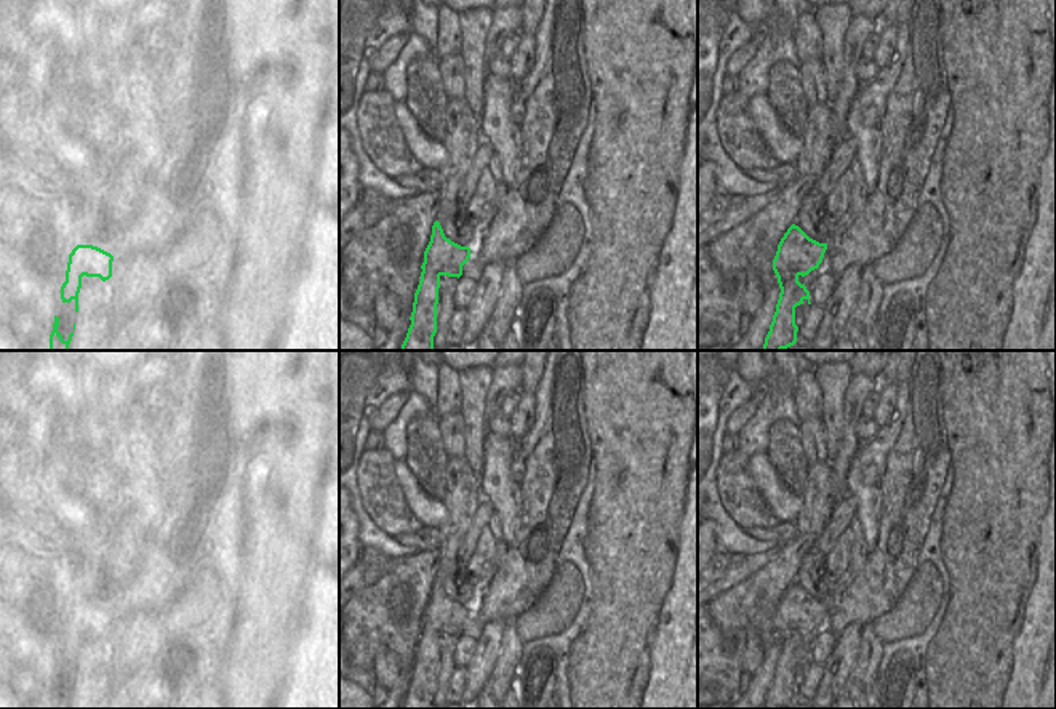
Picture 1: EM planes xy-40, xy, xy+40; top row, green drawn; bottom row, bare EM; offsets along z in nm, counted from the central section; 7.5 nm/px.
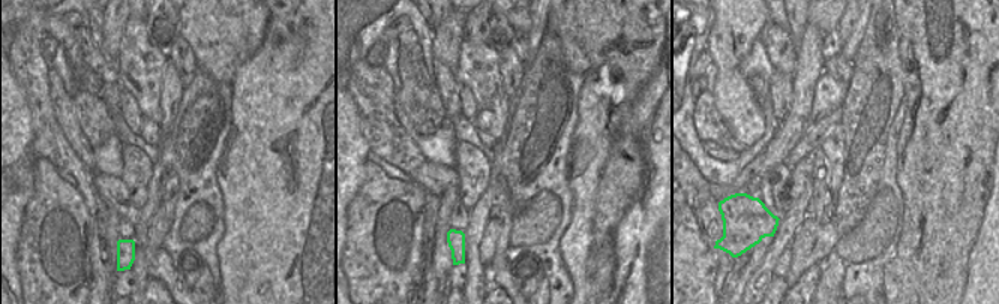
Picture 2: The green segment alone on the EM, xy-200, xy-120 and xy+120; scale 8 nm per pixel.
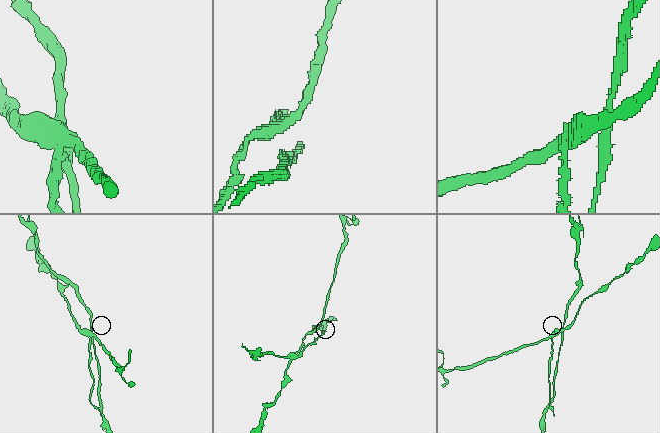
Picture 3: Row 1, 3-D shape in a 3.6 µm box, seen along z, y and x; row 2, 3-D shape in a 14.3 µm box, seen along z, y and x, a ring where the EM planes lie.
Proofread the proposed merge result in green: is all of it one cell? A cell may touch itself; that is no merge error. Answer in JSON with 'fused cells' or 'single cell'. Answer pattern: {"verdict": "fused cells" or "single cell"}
{"verdict": "fused cells"}

